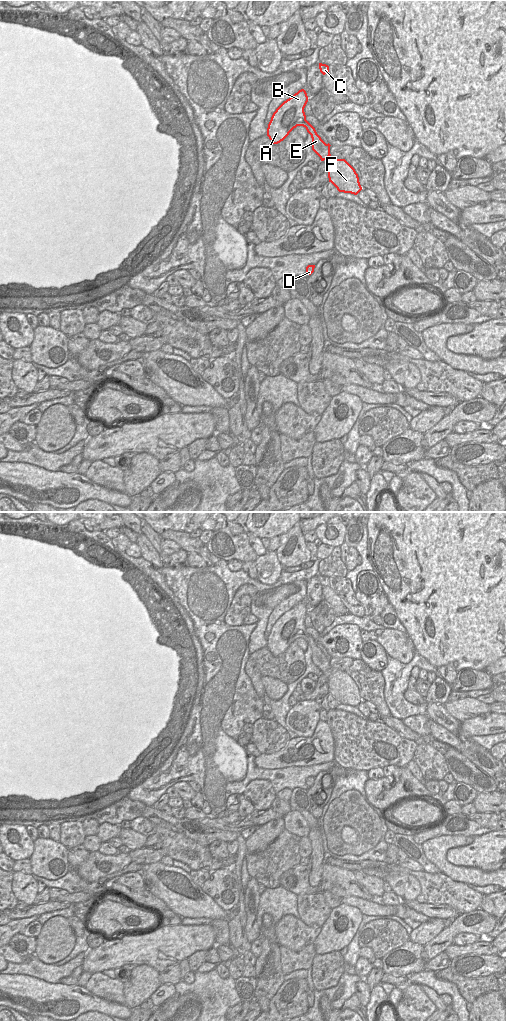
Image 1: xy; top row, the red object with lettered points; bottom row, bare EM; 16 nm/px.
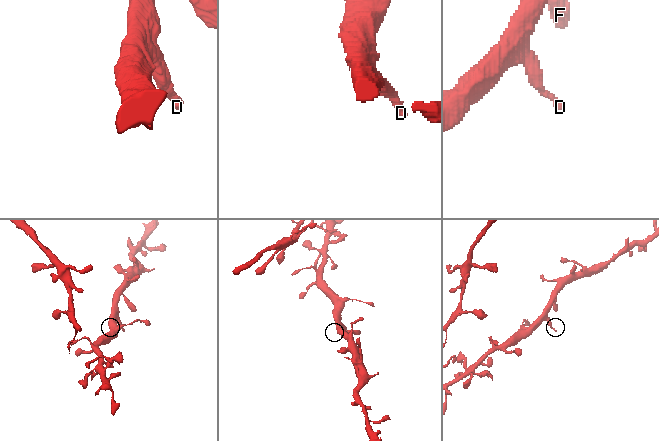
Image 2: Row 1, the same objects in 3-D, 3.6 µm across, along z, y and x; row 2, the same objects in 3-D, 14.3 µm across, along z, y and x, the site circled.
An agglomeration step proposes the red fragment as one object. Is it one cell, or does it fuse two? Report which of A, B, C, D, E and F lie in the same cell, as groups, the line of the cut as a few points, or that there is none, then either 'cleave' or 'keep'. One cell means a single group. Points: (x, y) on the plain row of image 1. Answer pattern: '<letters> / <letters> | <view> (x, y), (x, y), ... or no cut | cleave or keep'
A B C D E F | no cut | keep

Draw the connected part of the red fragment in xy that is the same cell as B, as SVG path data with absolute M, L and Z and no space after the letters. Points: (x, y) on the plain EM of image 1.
M304 601L284 613L273 625L267 640L267 648L273 656L283 653L297 638L303 638L312 650L312 662L321 673L331 668L330 656L326 656L317 646L315 640L306 632L304 620L308 608Z

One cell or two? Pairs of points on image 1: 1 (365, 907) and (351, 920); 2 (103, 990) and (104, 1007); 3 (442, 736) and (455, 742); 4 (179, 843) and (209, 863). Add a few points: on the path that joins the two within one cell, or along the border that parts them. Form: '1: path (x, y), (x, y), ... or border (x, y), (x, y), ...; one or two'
1: border (342, 902), (355, 906), (362, 914); two
2: border (84, 987), (102, 998), (124, 1005); two
3: path (445, 736), (452, 740); one
4: path (186, 850), (202, 860); one

